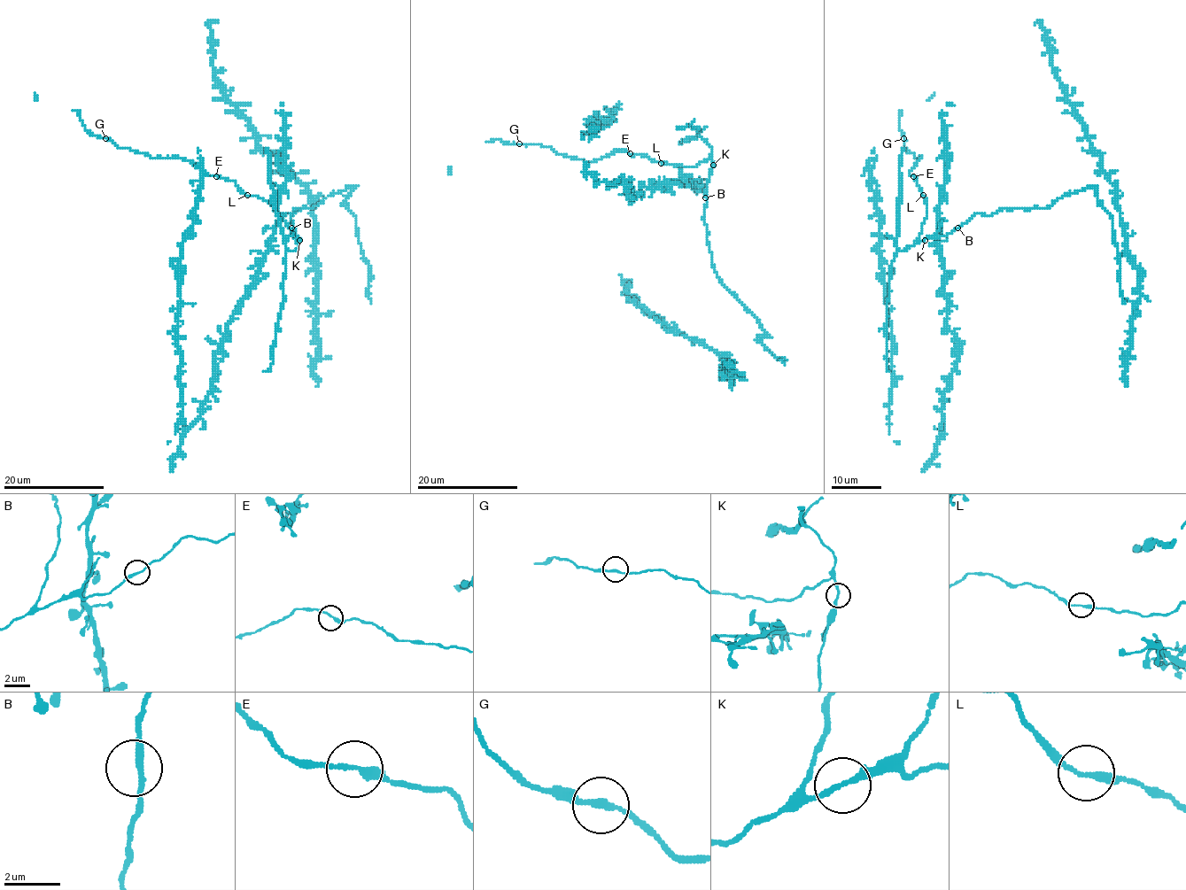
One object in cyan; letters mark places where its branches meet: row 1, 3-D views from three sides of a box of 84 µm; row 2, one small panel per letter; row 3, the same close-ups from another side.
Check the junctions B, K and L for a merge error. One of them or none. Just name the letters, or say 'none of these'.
none of these

